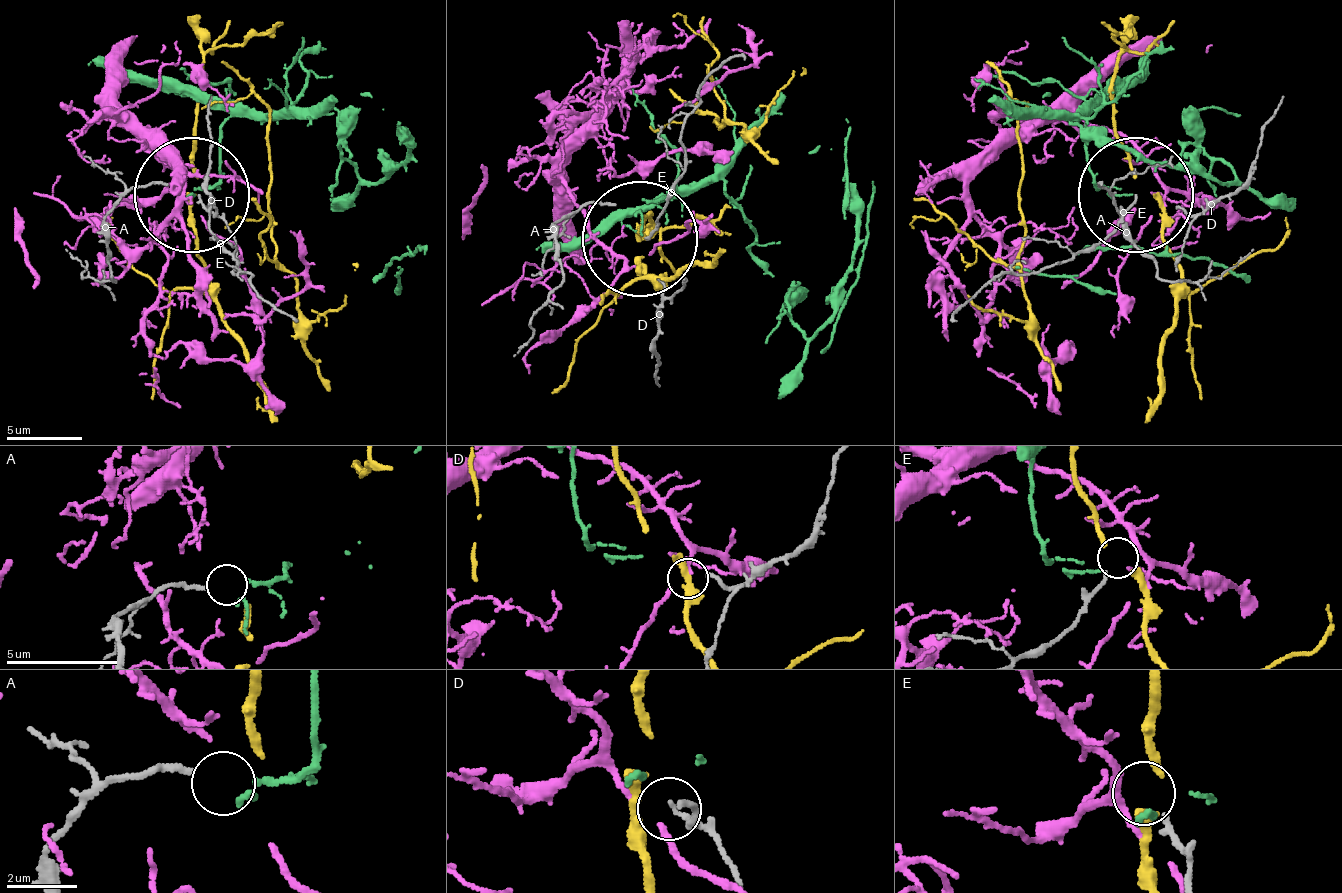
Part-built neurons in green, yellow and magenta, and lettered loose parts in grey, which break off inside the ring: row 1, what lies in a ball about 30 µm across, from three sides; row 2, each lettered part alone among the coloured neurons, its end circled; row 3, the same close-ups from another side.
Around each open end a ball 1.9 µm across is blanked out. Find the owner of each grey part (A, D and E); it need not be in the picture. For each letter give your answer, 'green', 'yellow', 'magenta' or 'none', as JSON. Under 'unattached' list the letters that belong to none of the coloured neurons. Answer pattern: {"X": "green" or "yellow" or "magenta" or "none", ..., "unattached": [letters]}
{"A": "green", "D": "magenta", "E": "none", "unattached": ["E"]}

